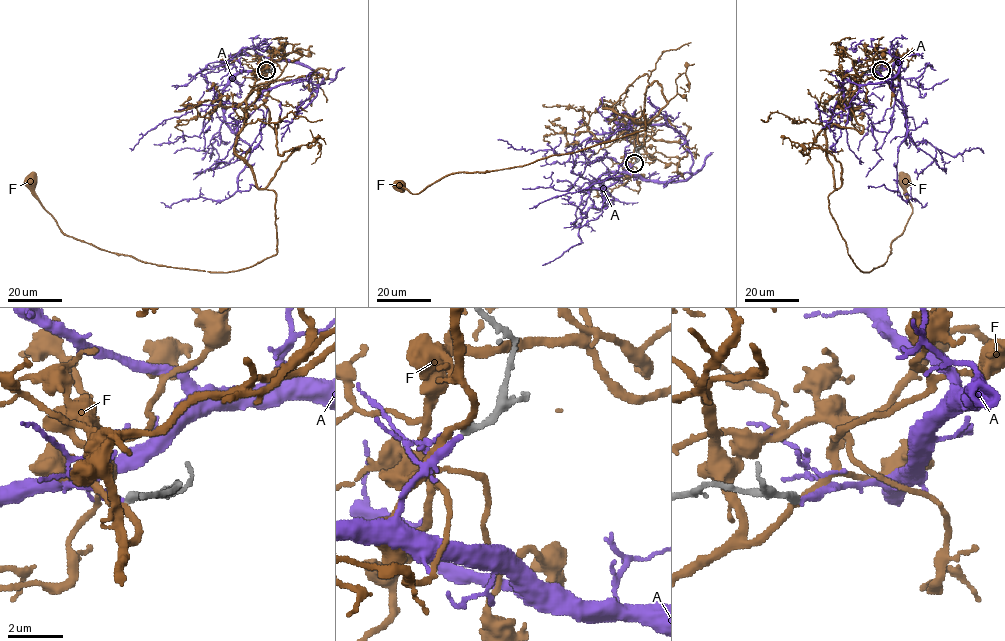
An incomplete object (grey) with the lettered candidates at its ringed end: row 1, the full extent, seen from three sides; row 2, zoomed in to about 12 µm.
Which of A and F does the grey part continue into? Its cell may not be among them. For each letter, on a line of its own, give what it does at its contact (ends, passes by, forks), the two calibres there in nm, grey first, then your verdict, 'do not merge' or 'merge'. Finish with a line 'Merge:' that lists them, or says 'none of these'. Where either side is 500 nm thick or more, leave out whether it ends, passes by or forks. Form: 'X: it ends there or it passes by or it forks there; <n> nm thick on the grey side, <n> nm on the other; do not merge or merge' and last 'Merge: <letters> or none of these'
A: it ends there; 300 nm thick on the grey side, 260 nm on the other; merge
F: it passes by; 320 nm thick on the grey side, 240 nm on the other; do not merge
Merge: A

